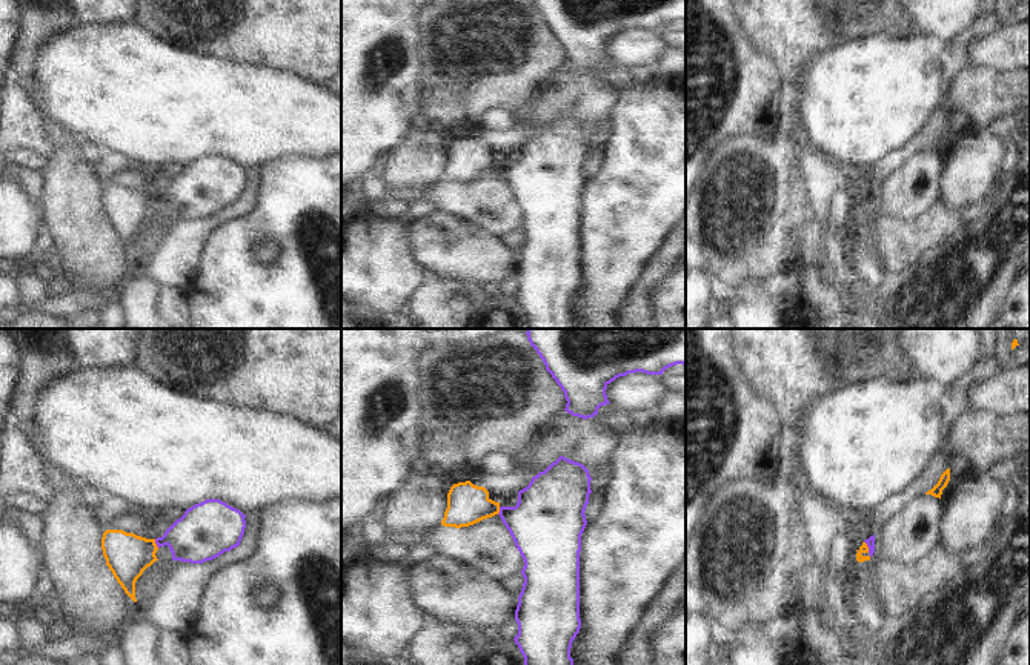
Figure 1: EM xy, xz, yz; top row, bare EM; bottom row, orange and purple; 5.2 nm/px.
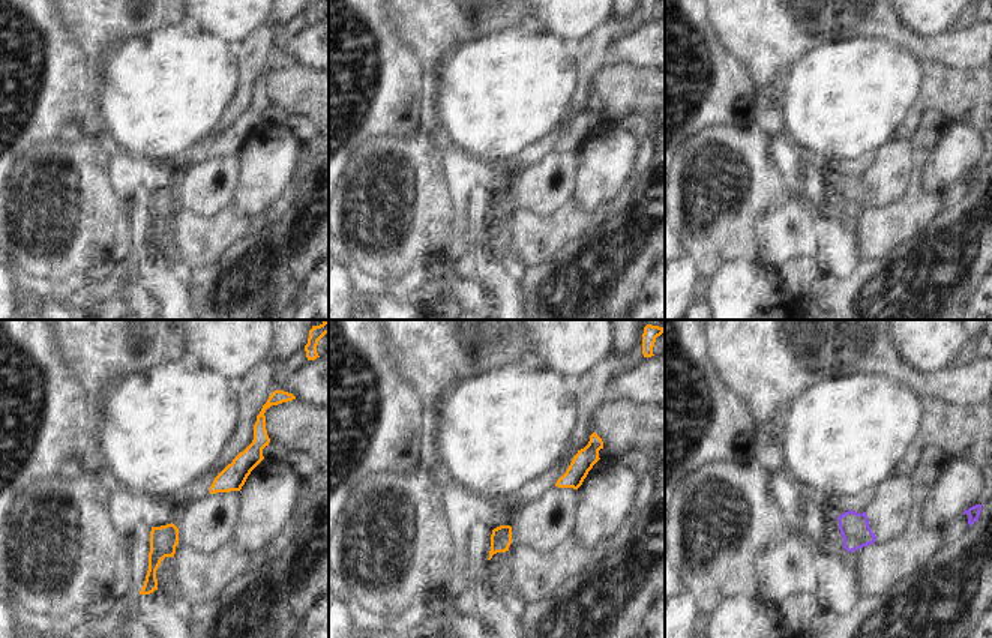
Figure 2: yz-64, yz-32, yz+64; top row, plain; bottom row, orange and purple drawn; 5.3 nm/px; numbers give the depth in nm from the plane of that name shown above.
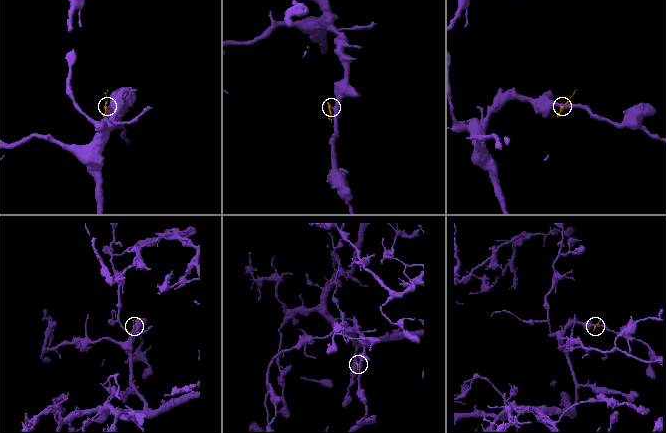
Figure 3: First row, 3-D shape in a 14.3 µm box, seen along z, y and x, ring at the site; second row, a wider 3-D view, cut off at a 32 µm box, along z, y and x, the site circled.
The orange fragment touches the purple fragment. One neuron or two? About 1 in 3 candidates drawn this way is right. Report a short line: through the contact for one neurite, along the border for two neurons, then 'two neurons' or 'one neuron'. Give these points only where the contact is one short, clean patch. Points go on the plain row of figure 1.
line xy (154, 195), (159, 203); two neurons

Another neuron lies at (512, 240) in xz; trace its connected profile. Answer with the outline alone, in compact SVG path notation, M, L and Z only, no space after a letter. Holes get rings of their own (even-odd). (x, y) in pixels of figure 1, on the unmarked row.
M520 227L517 230L512 230L506 235L500 237L500 240L512 255L518 256L518 252L521 249L523 240L524 240L524 233Z

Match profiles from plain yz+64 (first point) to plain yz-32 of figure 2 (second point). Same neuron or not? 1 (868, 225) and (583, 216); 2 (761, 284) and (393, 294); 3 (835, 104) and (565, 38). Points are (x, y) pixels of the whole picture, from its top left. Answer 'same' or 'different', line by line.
1: same
2: same
3: same

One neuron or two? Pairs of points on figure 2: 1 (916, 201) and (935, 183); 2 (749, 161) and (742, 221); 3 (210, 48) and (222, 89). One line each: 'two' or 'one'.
1: two
2: one
3: one

